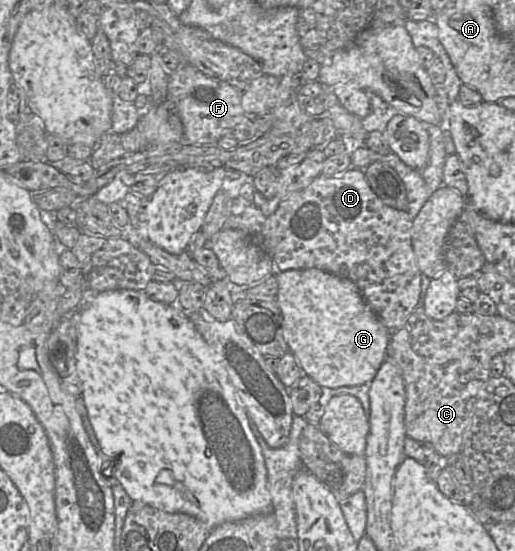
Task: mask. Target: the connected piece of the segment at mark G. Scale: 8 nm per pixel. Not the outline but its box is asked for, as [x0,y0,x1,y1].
[275,268,391,388]

